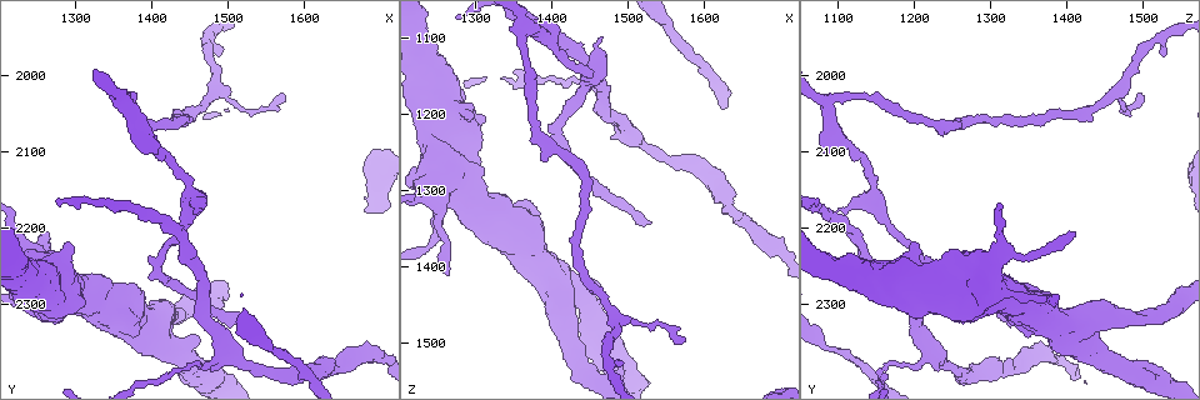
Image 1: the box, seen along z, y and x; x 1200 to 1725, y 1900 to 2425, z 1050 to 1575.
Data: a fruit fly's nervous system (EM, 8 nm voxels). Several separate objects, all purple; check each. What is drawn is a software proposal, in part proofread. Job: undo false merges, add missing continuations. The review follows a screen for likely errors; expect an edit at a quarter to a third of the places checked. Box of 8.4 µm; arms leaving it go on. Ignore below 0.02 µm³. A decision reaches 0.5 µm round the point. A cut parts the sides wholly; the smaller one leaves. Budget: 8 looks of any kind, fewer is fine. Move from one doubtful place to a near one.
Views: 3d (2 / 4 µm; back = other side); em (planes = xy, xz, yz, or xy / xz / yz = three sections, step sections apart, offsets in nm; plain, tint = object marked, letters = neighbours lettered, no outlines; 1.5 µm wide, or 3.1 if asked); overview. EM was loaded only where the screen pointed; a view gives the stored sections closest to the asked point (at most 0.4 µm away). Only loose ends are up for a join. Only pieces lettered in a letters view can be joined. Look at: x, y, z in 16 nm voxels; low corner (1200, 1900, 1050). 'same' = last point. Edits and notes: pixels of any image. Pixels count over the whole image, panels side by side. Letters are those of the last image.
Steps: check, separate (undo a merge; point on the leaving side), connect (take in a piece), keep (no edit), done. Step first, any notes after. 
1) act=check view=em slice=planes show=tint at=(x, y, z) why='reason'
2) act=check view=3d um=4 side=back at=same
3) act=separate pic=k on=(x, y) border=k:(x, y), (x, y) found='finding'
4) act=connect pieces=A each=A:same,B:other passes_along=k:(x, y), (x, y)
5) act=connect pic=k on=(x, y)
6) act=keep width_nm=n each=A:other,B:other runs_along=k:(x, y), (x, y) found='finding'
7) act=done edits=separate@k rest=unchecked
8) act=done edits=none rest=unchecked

act=check view=em slice=planes show=letters at=(1475, 2385, 1230) why='free end'

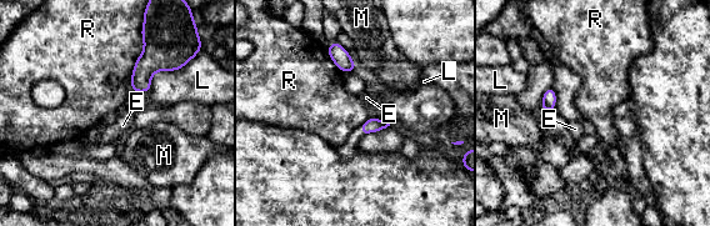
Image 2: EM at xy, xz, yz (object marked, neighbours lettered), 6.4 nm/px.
act=keep width_nm=100 each=E:other,L:other,M:other,R:other found='none of them fits'

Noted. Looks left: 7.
act=check view=em slice=planes show=letters at=(1235, 2290, 1375) why='thin neck'

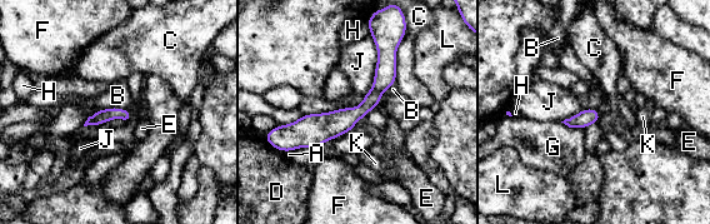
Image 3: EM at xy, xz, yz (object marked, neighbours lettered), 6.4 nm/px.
act=keep each=A:other,B:other,C:other,D:other,E:other,F:other,G:other,H:other,J:other,K:other,L:other runs_along=3:(393, 48), (358, 113), (283, 130) found='all the same cell'

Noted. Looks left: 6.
act=check view=3d um=2 side=back at=(1645, 2390, 1340) why='narrows sharply'

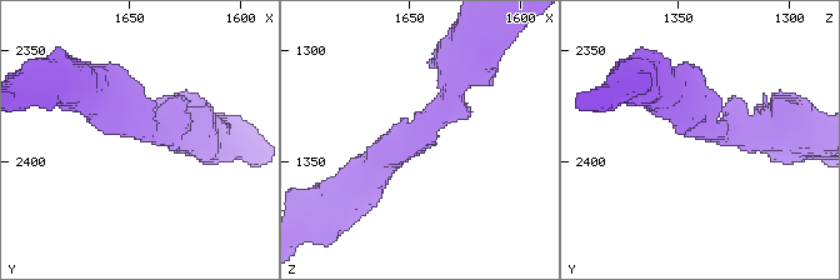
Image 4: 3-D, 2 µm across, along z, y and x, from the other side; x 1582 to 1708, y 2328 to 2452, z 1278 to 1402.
act=check view=em slice=planes show=tint at=(1644, 2384, 1340) arm_widths_nm=340,400

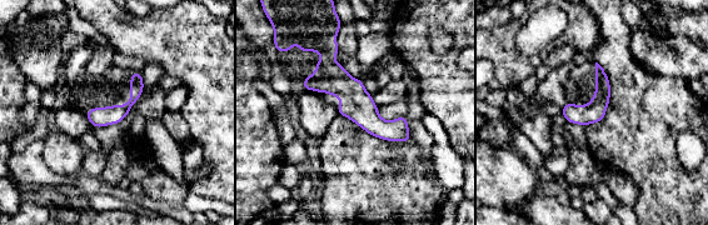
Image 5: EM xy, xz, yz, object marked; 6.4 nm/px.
act=check view=em slice=planes show=letters at=same why='see the neighbours'

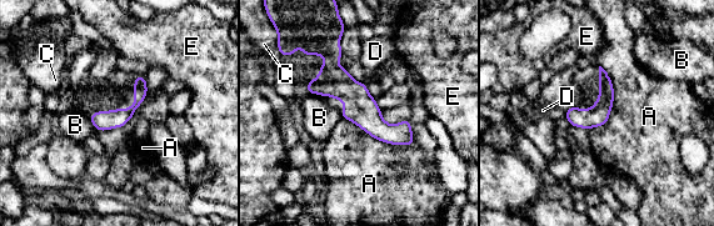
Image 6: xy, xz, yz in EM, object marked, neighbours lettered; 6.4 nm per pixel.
act=keep each=A:other,B:other,C:other,D:other,E:other found='all the same cell'

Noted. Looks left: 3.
act=done edits=none rest=unchecked

